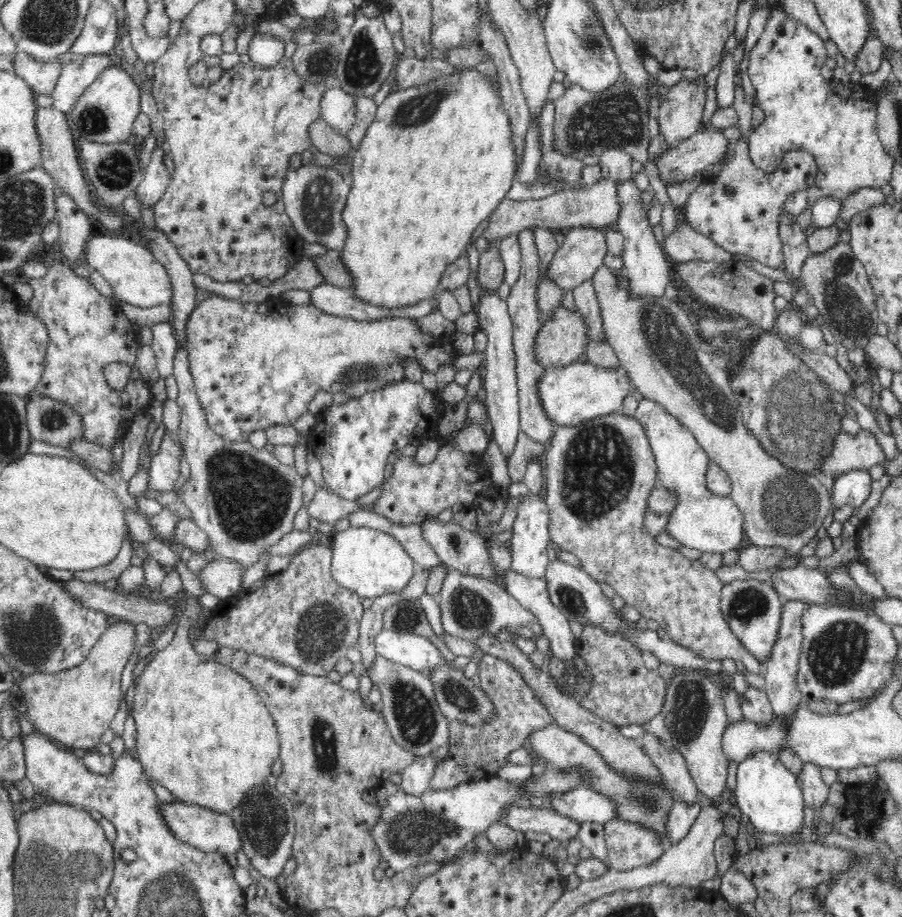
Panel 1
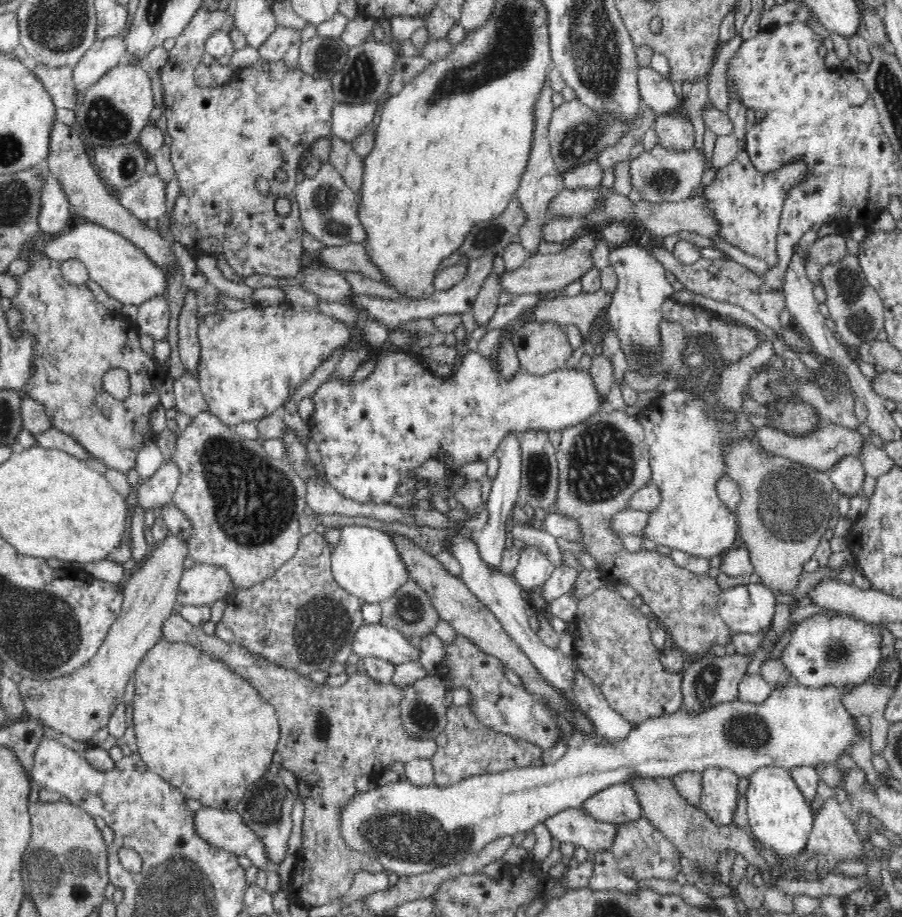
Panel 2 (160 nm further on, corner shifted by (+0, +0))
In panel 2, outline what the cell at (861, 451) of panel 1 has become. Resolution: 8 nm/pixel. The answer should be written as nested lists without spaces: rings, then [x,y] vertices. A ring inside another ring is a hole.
[[[828,423],[822,425],[816,432],[810,432],[806,436],[787,436],[787,432],[775,432],[772,428],[760,427],[757,430],[758,441],[765,452],[772,456],[783,456],[793,462],[804,466],[812,466],[818,471],[831,470],[841,458],[846,455],[861,455],[861,445],[864,444],[864,437],[858,430],[852,430],[844,426]]]

